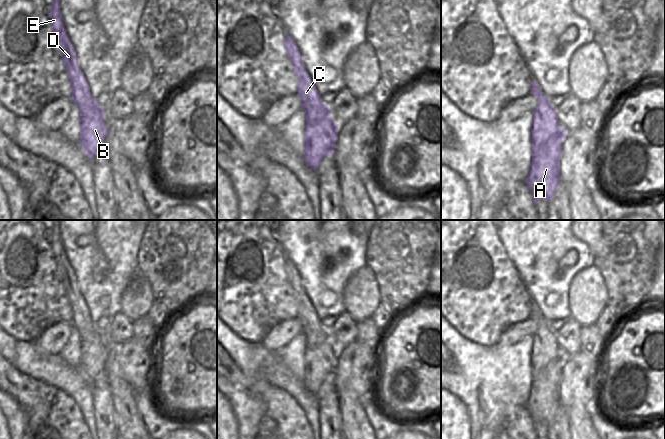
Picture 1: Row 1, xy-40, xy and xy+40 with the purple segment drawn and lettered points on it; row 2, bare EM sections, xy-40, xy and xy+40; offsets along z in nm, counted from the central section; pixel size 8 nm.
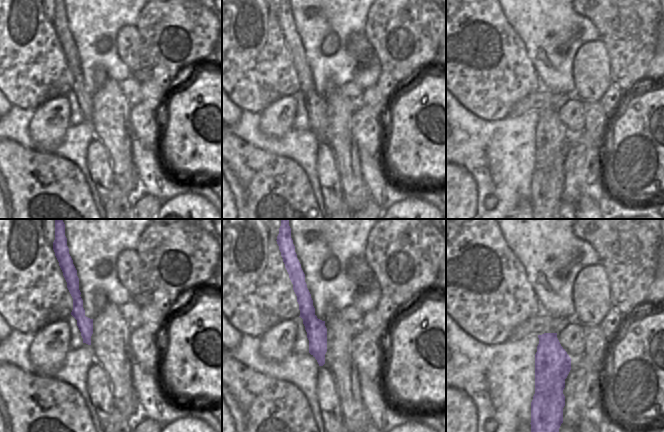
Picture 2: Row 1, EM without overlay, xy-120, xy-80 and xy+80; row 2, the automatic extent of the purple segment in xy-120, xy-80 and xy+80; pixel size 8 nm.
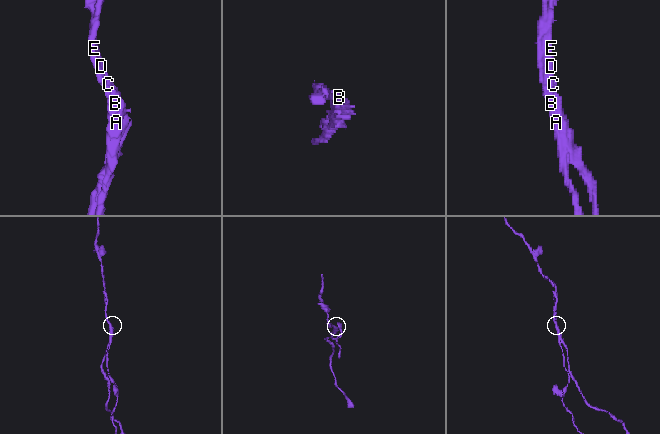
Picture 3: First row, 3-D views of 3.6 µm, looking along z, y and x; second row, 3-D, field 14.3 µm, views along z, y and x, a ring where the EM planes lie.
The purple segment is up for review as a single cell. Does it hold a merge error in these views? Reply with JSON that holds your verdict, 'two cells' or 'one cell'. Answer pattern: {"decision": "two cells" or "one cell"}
{"decision": "two cells"}

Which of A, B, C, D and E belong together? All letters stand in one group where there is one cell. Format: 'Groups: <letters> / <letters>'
Groups: A B / C D E

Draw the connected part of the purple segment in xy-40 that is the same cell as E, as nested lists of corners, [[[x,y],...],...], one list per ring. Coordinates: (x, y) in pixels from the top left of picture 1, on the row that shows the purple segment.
[[[52,0],[49,17],[60,55],[72,85],[72,102],[79,110],[87,110],[91,106],[95,106],[101,111],[102,108],[90,93],[90,87],[78,65],[76,51],[66,33],[60,13],[60,0]]]

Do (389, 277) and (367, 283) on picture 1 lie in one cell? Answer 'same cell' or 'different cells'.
different cells

